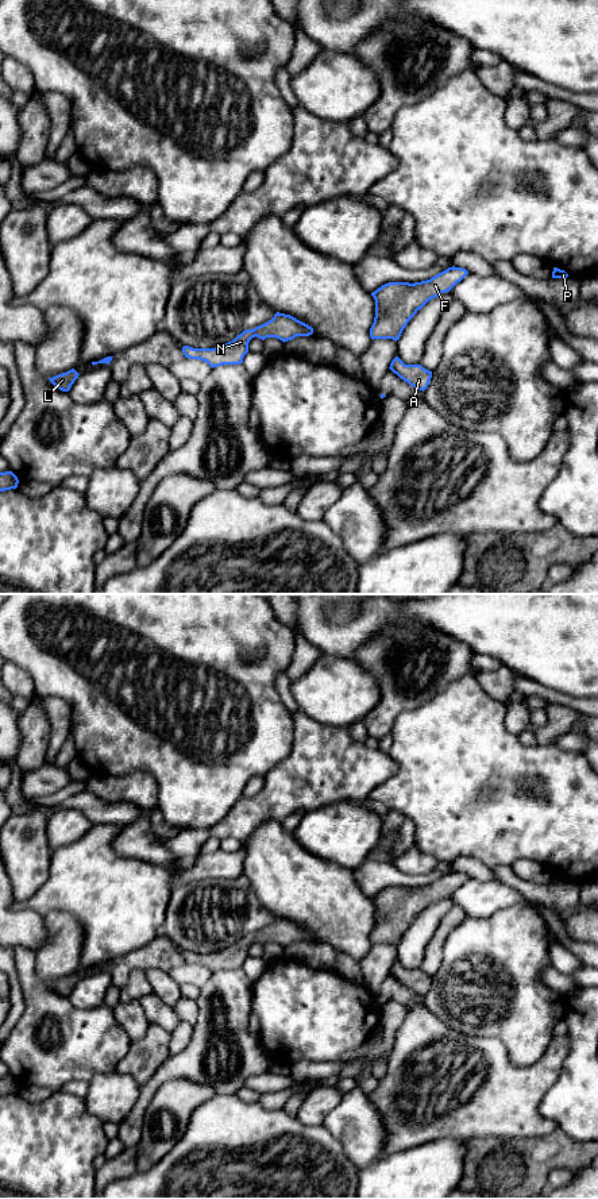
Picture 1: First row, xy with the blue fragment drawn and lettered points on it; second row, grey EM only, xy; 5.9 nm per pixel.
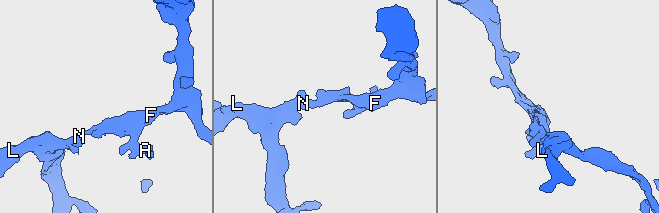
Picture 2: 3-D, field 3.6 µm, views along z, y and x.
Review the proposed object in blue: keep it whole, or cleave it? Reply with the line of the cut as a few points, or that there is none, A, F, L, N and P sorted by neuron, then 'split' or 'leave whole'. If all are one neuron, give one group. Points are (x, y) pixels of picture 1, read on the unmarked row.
no cut | A F L N P | leave whole

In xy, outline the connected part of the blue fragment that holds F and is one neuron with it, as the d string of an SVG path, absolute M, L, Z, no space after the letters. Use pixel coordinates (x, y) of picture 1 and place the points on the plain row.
M452 871L427 886L382 890L371 898L375 905L375 922L370 942L397 947L418 914L439 899L450 897L467 879L466 874Z

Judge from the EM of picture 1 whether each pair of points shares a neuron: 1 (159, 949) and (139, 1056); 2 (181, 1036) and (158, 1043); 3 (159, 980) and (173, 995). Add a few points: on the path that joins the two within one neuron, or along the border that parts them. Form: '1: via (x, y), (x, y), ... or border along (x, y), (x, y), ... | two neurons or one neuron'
1: via (159, 976), (161, 1029) | one neuron
2: via (176, 1036), (164, 1037) | one neuron
3: via (162, 984), (169, 991) | one neuron

